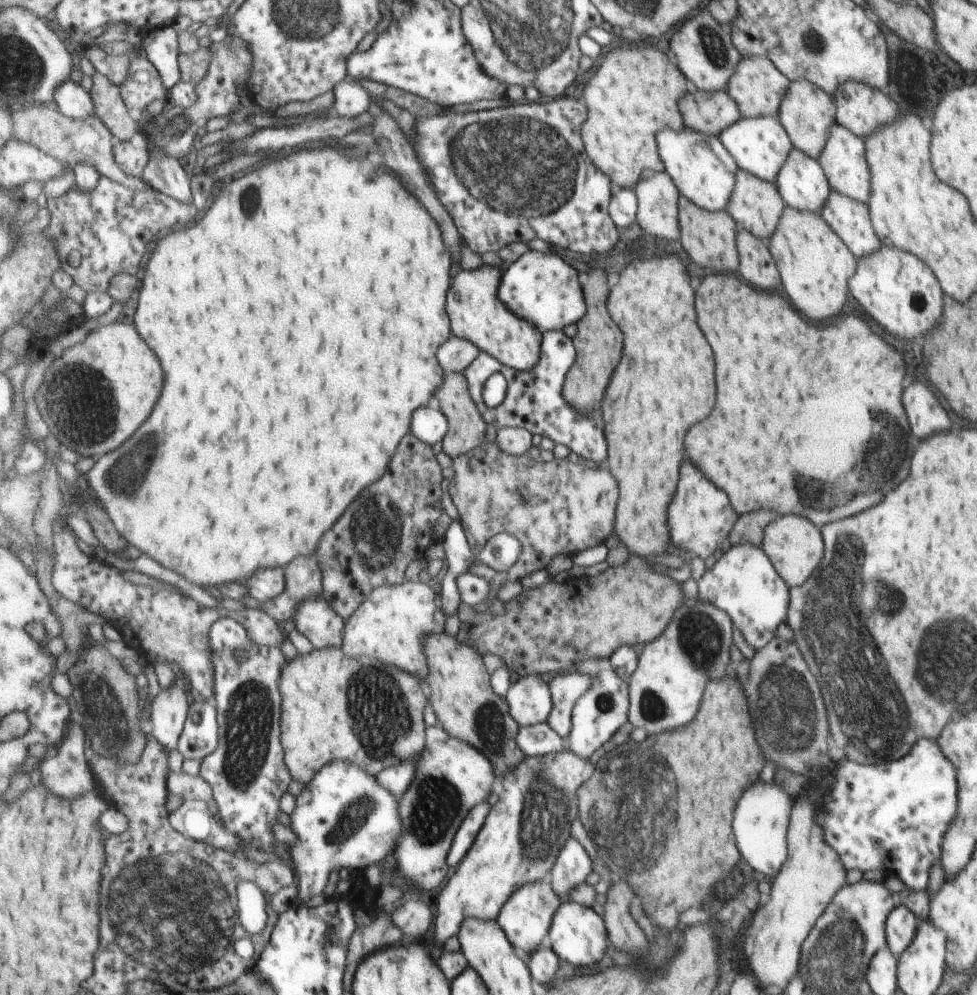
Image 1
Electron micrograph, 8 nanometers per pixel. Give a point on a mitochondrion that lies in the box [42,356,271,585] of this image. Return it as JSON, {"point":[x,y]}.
{"point":[120,474]}

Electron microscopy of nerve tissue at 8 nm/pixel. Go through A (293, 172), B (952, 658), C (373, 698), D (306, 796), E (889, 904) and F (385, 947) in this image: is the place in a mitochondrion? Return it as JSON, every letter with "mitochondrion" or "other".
{"A":"other","B":"mitochondrion","C":"mitochondrion","D":"other","E":"other","F":"other"}

